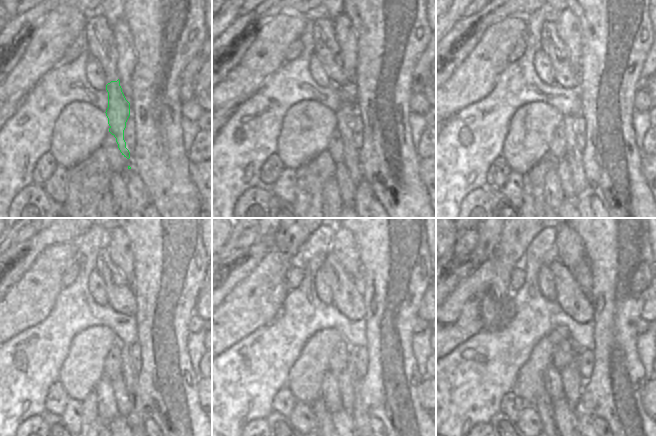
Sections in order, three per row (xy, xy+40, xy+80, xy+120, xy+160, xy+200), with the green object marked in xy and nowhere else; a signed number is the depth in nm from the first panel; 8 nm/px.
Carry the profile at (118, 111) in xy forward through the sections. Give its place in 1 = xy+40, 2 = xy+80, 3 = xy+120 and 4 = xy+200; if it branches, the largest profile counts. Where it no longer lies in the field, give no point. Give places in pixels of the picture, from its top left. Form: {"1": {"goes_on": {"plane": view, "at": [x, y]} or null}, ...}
{"1": {"goes_on": {"plane": "xy+40", "at": [344, 116]}}, "2": {"goes_on": {"plane": "xy+80", "at": [573, 156]}}, "3": {"goes_on": {"plane": "xy+120", "at": [135, 418]}}, "4": {"goes_on": {"plane": "xy+200", "at": [585, 421]}}}

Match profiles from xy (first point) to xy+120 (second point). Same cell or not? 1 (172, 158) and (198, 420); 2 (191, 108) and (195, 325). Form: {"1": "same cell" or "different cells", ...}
{"1": "same cell", "2": "same cell"}

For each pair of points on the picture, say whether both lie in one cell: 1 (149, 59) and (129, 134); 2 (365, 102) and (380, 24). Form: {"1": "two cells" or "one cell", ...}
{"1": "two cells", "2": "one cell"}

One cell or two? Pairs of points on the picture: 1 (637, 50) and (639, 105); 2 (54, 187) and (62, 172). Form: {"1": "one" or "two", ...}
{"1": "two", "2": "one"}

